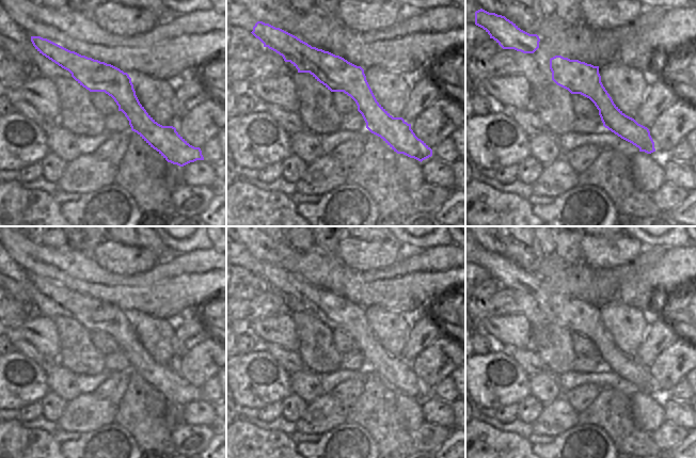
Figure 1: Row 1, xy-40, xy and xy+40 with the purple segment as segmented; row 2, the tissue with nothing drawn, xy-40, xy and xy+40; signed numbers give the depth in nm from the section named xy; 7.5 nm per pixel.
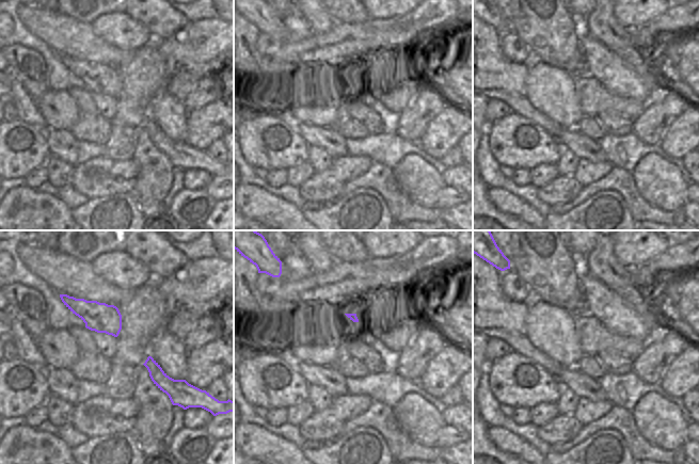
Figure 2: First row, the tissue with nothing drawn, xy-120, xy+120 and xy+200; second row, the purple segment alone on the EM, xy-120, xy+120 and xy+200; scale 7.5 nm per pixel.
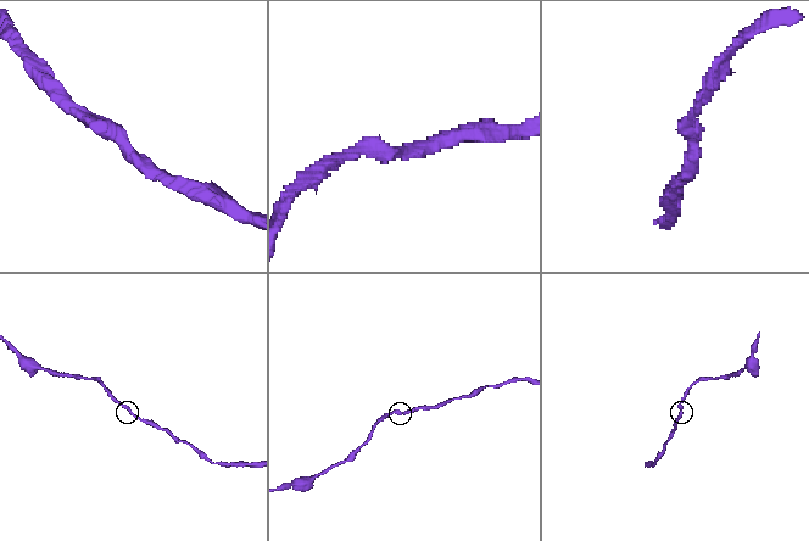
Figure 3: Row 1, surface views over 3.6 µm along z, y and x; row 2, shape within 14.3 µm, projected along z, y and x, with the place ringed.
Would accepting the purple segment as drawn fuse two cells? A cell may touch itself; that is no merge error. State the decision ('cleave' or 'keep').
keep

